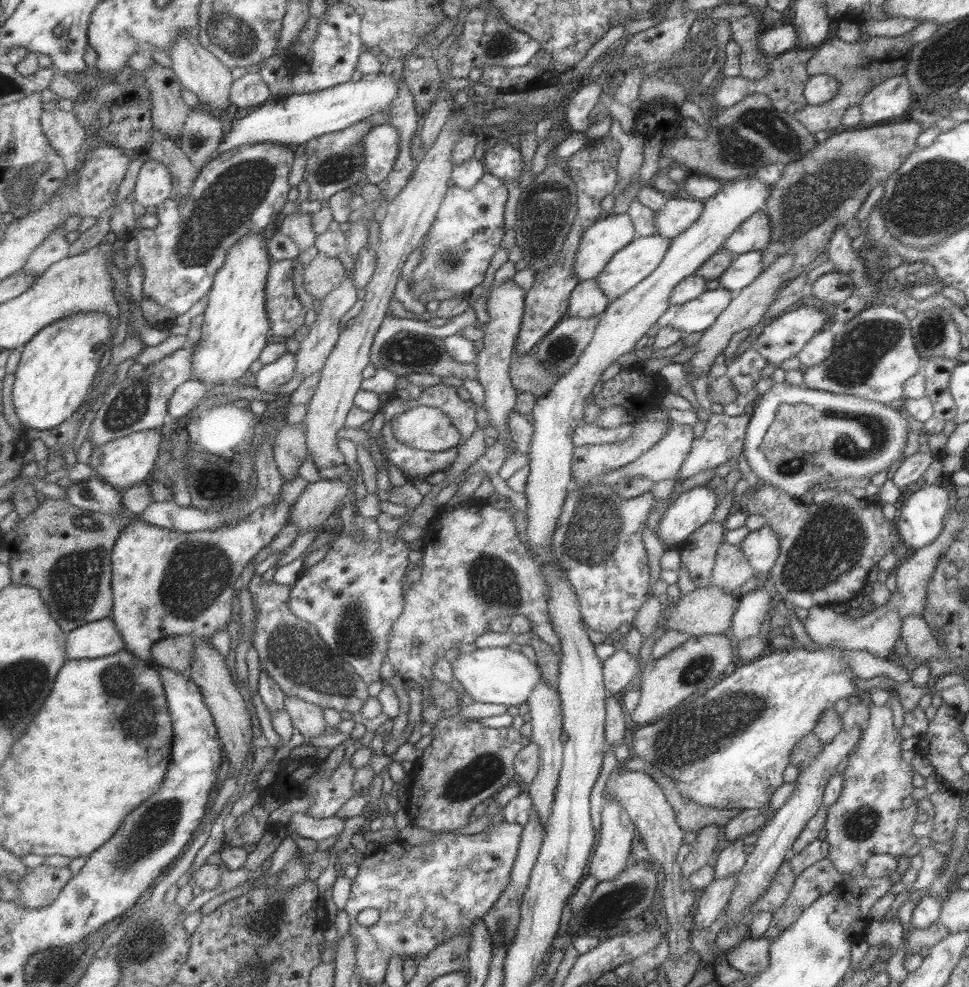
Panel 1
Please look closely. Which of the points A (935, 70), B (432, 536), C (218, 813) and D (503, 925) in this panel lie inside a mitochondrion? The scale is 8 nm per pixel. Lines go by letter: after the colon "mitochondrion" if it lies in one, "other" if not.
A: mitochondrion
B: other
C: other
D: mitochondrion

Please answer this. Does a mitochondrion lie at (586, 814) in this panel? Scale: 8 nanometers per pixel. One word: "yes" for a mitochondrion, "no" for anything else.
no

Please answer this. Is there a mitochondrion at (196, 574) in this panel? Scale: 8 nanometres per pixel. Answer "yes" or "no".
yes

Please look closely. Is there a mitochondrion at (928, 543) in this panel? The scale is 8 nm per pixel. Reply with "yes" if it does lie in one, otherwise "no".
no

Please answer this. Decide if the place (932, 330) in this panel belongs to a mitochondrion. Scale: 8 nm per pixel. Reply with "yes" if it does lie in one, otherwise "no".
yes

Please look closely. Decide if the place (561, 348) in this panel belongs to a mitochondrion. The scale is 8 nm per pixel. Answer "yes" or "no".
yes

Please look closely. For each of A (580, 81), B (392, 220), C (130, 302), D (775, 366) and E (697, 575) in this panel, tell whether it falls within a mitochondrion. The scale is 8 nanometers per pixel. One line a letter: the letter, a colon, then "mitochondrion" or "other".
A: other
B: other
C: other
D: other
E: other

